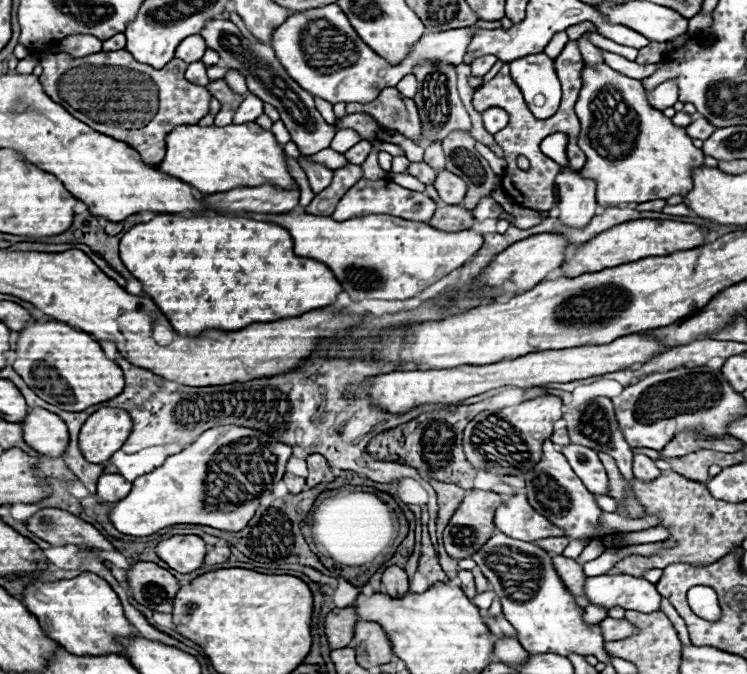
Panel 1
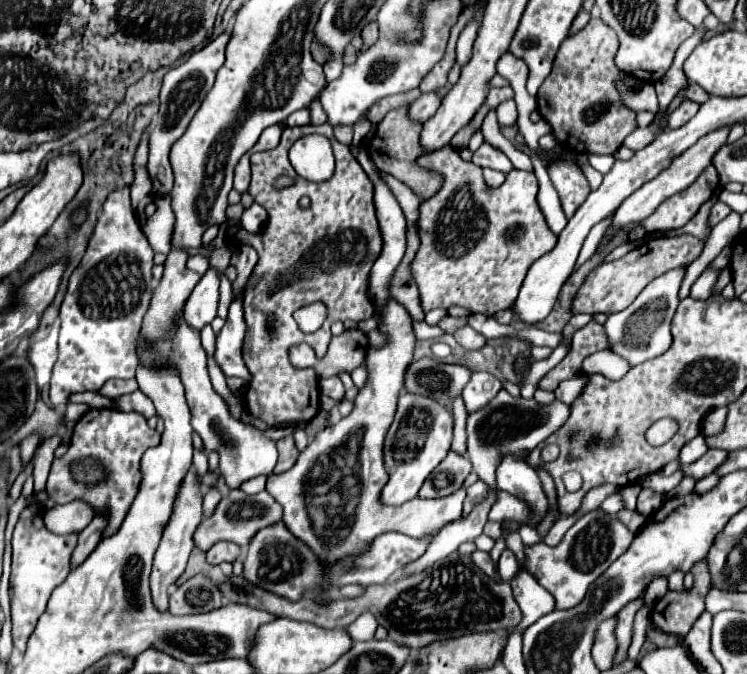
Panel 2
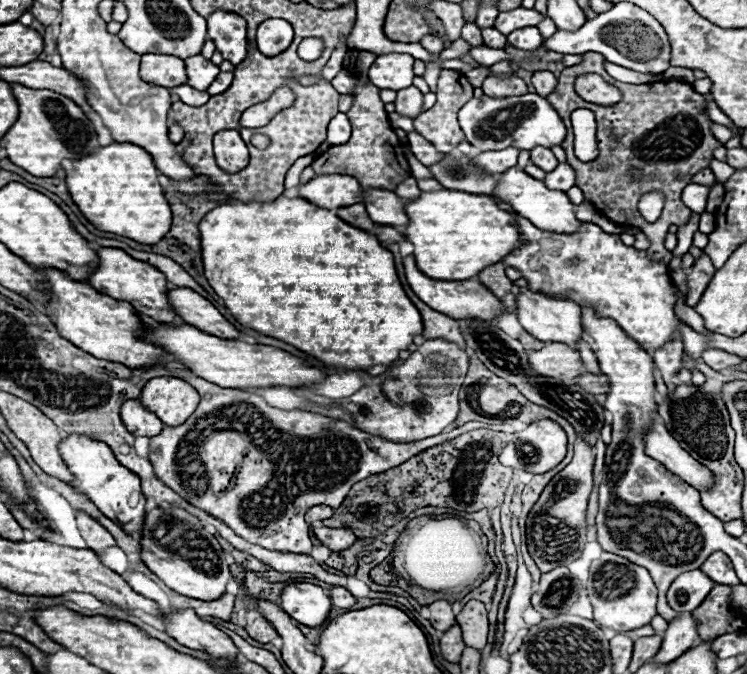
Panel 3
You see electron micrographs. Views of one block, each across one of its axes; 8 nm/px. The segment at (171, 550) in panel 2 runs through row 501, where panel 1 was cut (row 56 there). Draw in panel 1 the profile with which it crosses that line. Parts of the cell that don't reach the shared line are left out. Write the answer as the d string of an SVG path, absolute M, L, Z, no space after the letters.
M198 34L196 38L186 38L182 40L182 44L176 48L176 58L184 60L184 62L196 62L204 56L204 50L206 50L206 42L202 40L202 36Z

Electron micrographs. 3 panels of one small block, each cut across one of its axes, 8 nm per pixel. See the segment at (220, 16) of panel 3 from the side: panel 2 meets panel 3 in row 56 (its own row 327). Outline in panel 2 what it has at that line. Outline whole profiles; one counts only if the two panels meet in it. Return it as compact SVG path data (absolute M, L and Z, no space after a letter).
M242 296L230 304L228 320L222 332L216 336L216 360L226 376L238 376L242 380L250 380L248 368L244 368L242 360L242 340L244 340L246 324L242 312Z

